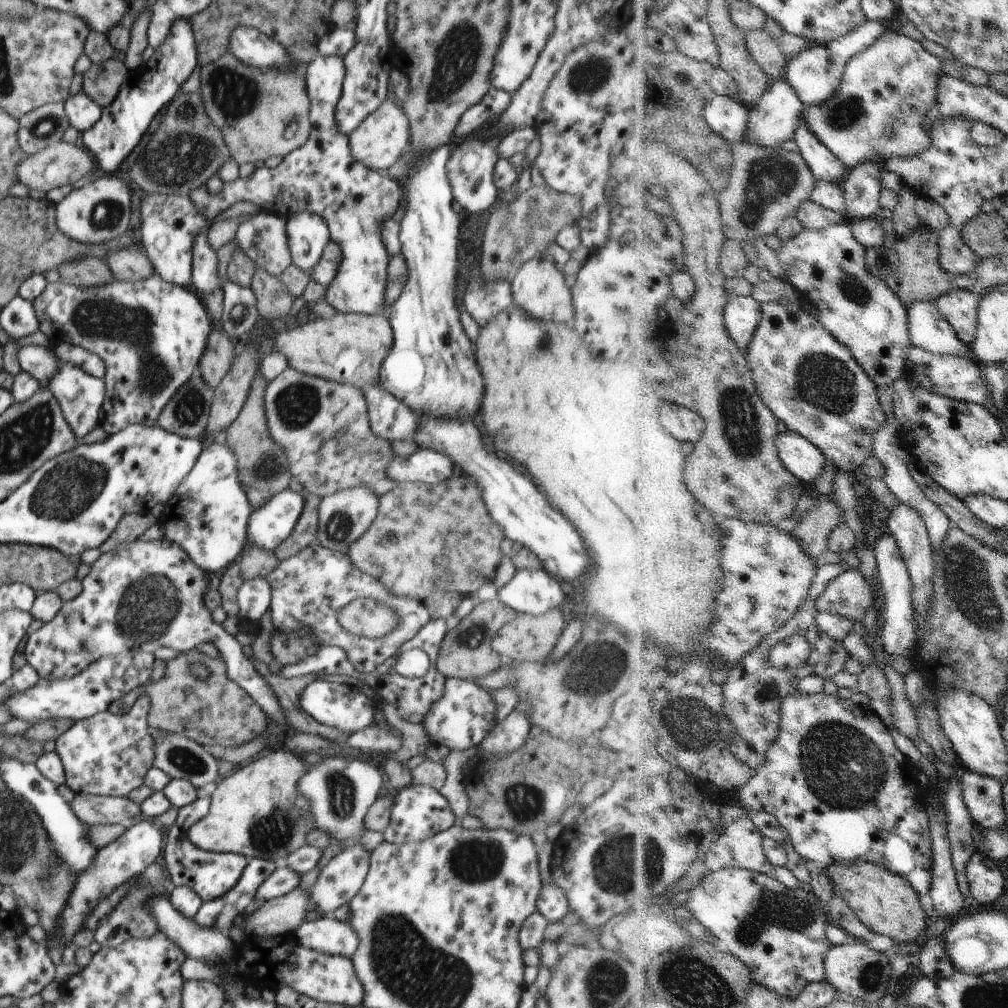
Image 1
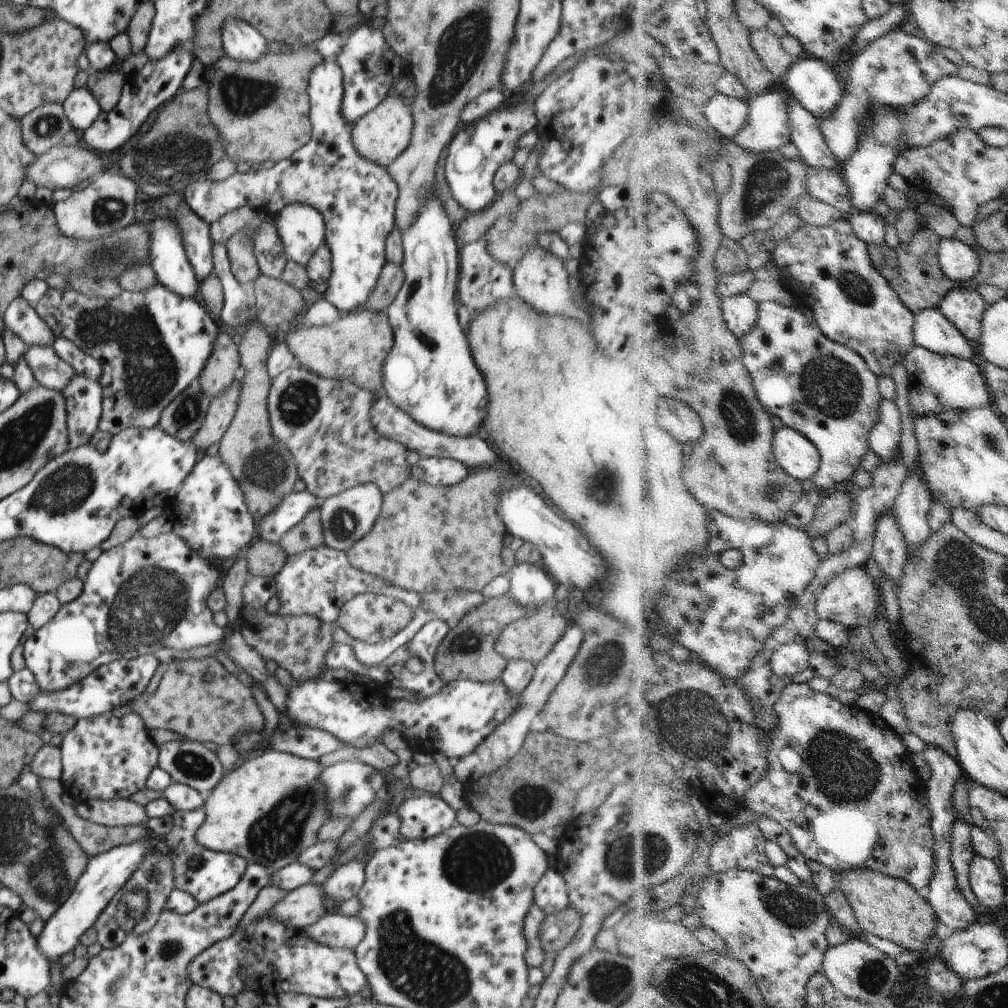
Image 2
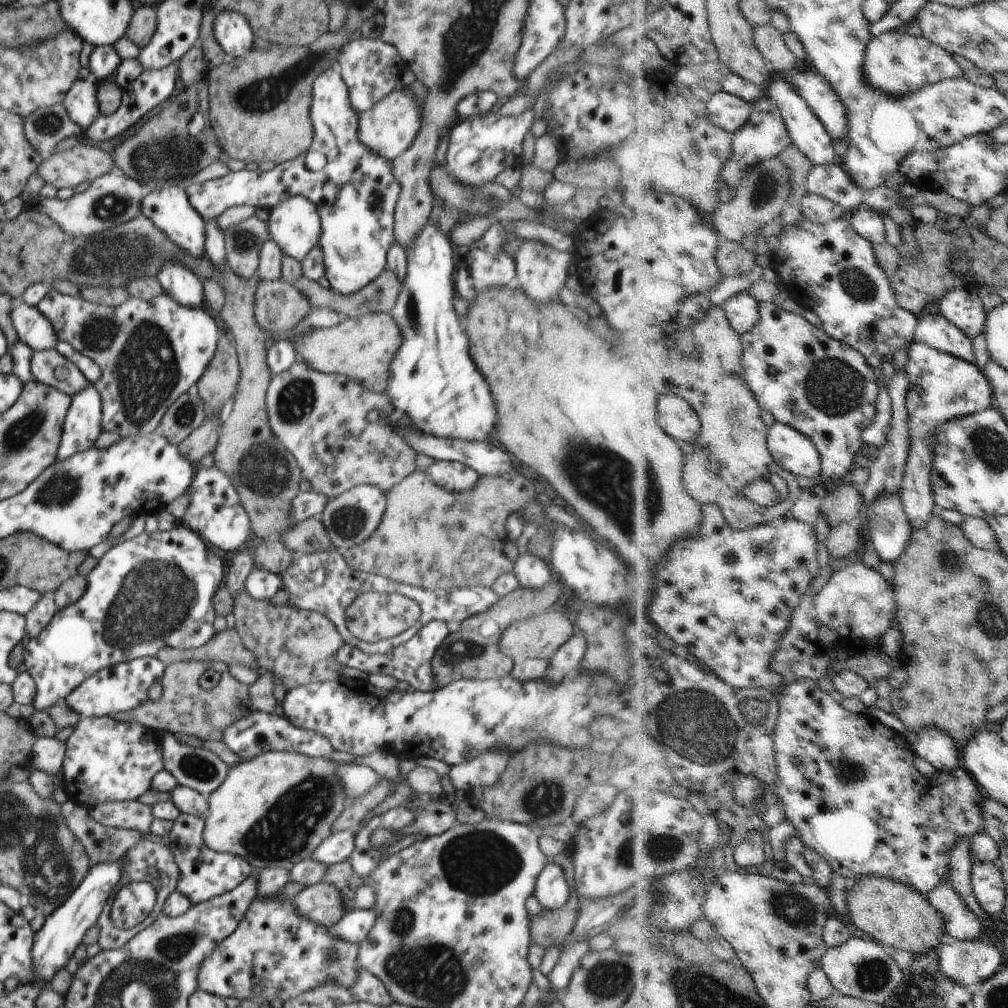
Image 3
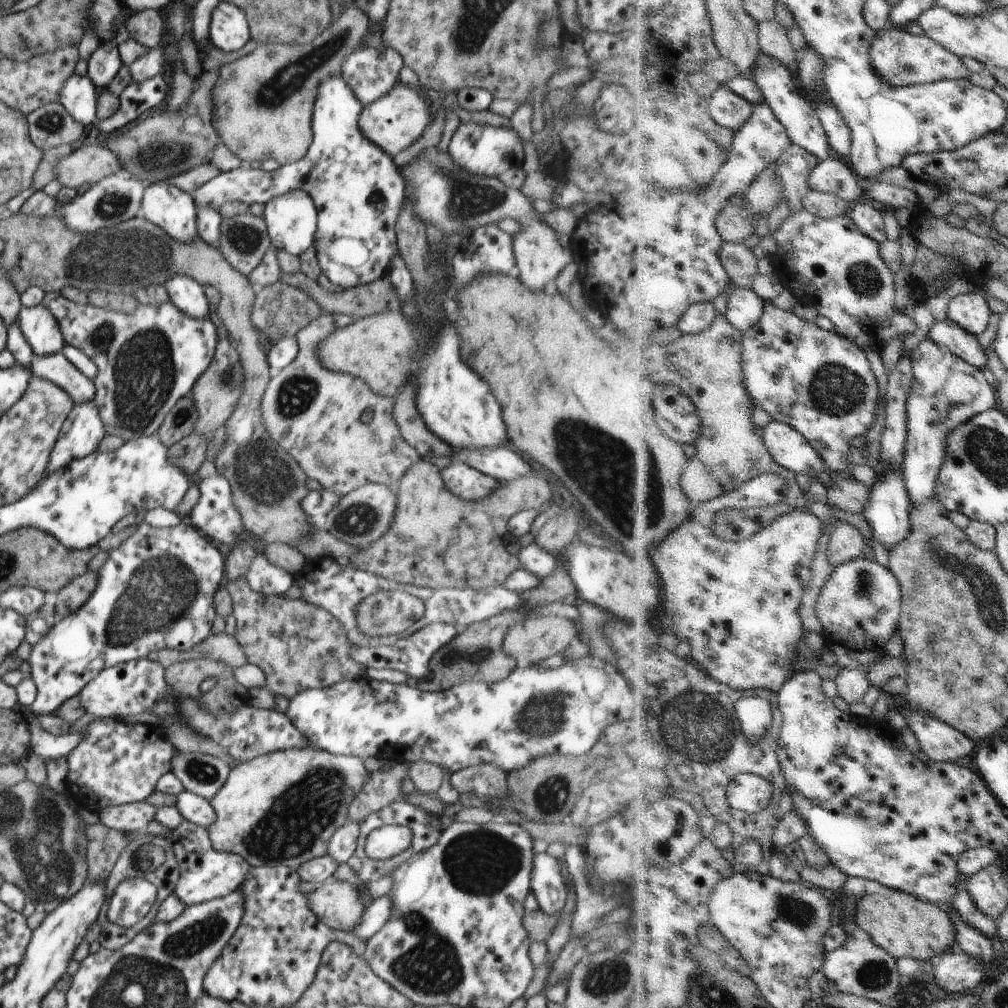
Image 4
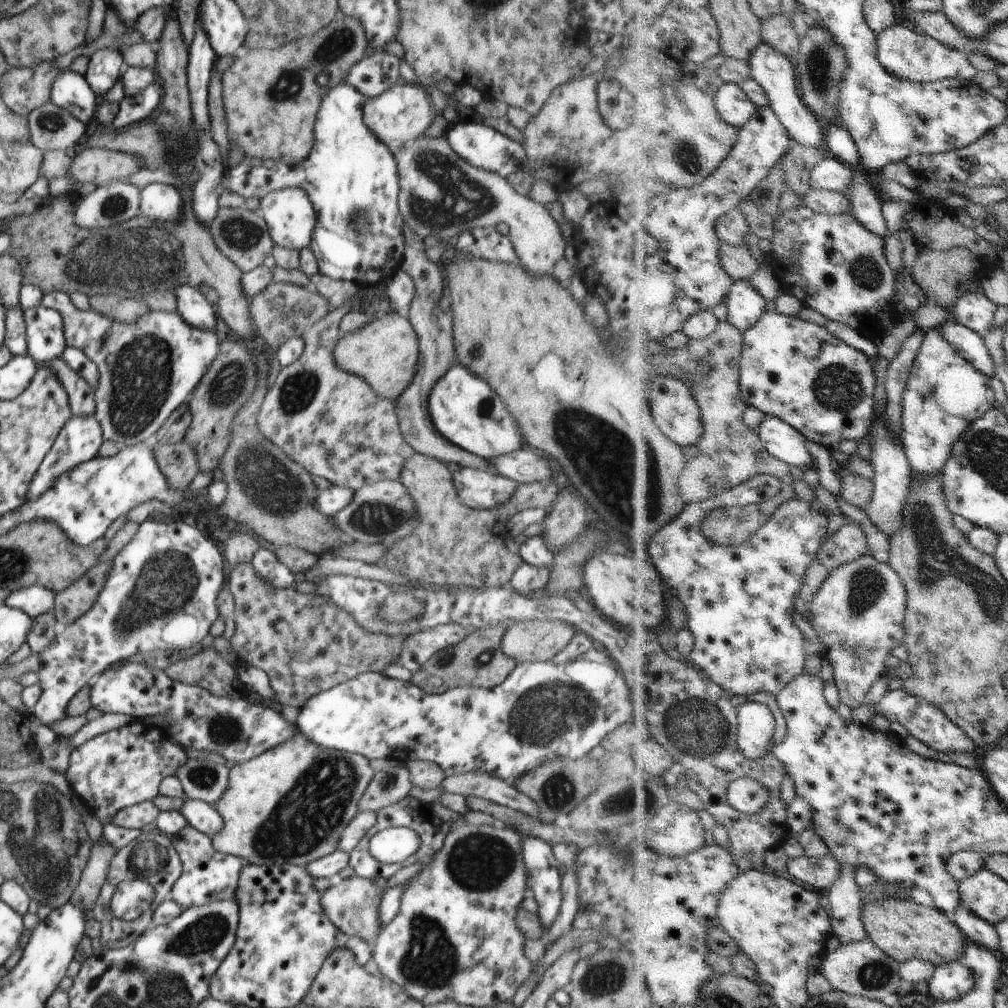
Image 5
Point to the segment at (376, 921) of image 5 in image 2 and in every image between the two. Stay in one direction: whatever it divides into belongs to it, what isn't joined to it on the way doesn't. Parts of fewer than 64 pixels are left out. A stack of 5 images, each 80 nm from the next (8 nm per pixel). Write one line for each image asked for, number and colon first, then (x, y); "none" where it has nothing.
2: (303, 906)
3: (322, 904)
4: (339, 905)

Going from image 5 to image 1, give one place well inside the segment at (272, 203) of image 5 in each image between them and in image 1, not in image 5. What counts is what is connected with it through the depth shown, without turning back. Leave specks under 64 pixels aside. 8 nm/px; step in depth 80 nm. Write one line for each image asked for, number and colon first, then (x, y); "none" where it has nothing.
1: (308, 235)
2: (302, 230)
3: (294, 225)
4: (291, 218)

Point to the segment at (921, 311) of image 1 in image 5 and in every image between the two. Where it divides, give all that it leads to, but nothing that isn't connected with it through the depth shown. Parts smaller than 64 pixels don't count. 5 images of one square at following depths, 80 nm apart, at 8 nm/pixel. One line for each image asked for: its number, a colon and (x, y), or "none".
2: (934, 330)
3: (937, 330)
4: (951, 336)
5: (970, 344)

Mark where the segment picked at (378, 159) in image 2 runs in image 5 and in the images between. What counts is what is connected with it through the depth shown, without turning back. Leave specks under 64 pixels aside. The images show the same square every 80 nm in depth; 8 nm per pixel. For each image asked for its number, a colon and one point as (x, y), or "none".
3: (388, 129)
4: (395, 121)
5: (399, 116)

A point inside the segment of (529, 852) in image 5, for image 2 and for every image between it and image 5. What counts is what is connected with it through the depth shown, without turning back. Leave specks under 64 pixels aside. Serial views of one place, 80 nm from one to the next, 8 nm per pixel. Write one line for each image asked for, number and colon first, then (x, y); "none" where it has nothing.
2: (551, 895)
3: (552, 891)
4: (548, 884)

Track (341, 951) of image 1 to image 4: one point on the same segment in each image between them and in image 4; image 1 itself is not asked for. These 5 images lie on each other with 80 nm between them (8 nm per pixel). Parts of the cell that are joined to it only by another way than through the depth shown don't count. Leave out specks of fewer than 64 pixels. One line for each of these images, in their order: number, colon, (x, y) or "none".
2: (333, 930)
3: (353, 927)
4: (376, 914)

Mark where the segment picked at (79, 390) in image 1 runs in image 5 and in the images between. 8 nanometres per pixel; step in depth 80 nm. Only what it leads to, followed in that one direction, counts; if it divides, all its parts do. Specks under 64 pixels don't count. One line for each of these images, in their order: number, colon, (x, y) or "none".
2: (84, 397)
3: (82, 427)
4: (83, 430)
5: (79, 440)

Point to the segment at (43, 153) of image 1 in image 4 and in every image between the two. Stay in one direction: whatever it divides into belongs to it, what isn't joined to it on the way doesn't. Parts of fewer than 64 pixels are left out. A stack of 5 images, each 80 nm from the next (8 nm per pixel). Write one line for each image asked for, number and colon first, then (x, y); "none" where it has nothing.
2: (63, 167)
3: (64, 169)
4: (92, 162)

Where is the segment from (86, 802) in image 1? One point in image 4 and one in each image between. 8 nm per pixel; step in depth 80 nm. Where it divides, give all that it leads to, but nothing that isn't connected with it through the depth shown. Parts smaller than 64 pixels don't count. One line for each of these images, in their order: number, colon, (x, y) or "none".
2: (118, 812)
3: (133, 815)
4: (134, 818)

